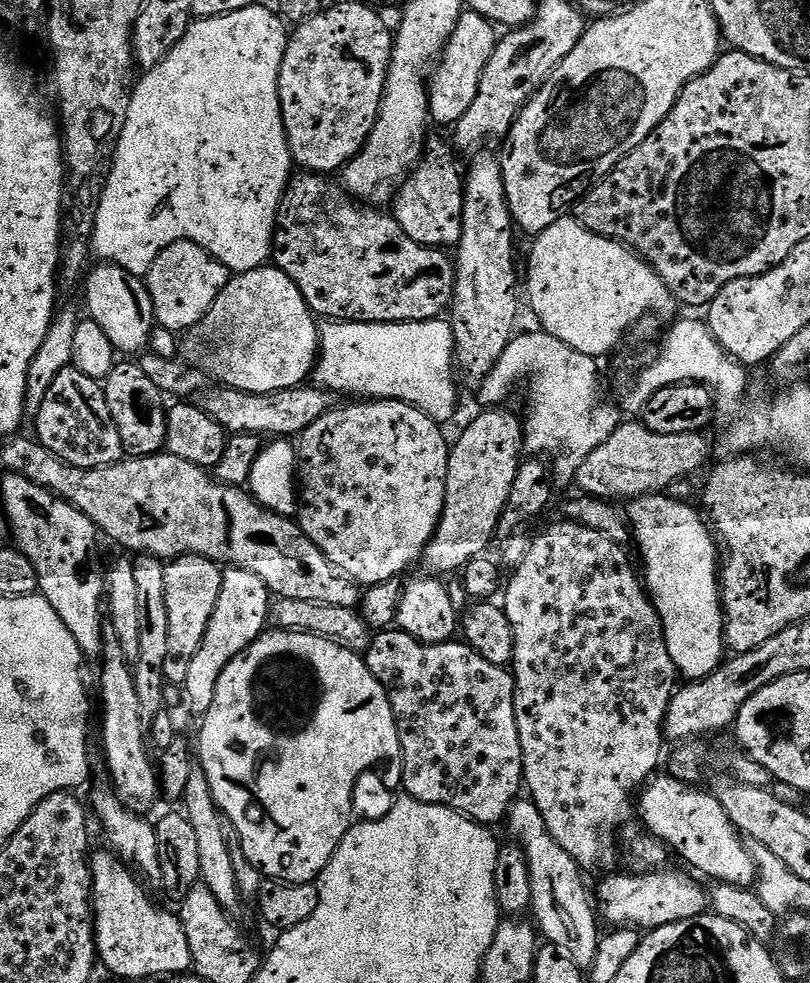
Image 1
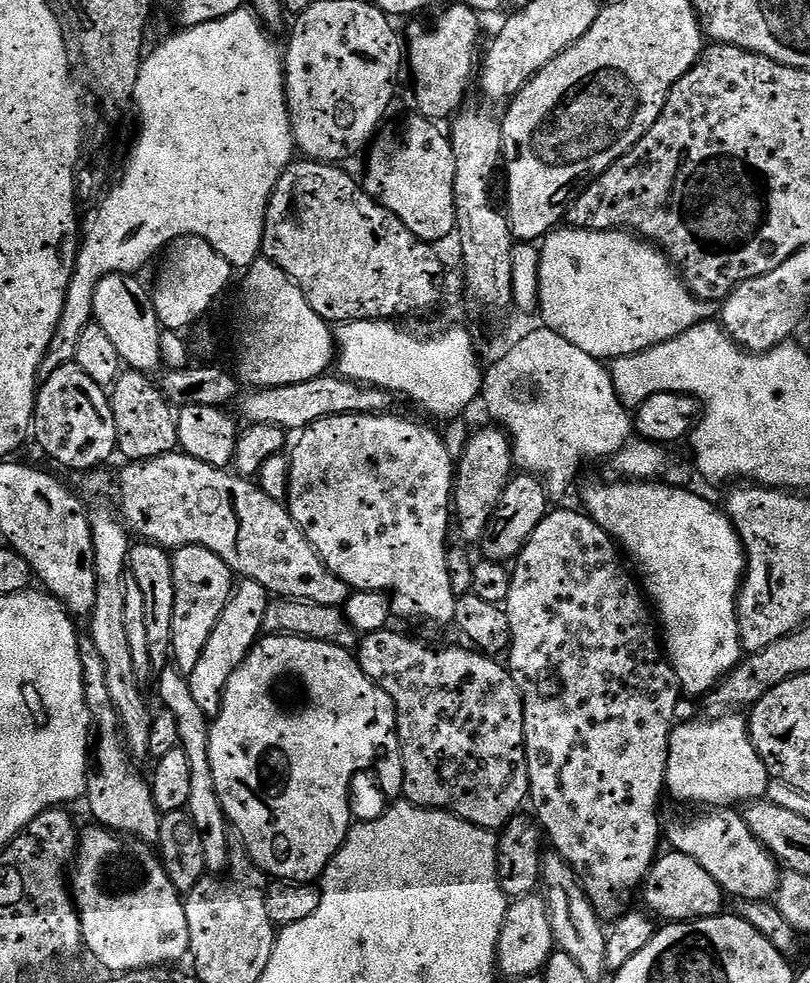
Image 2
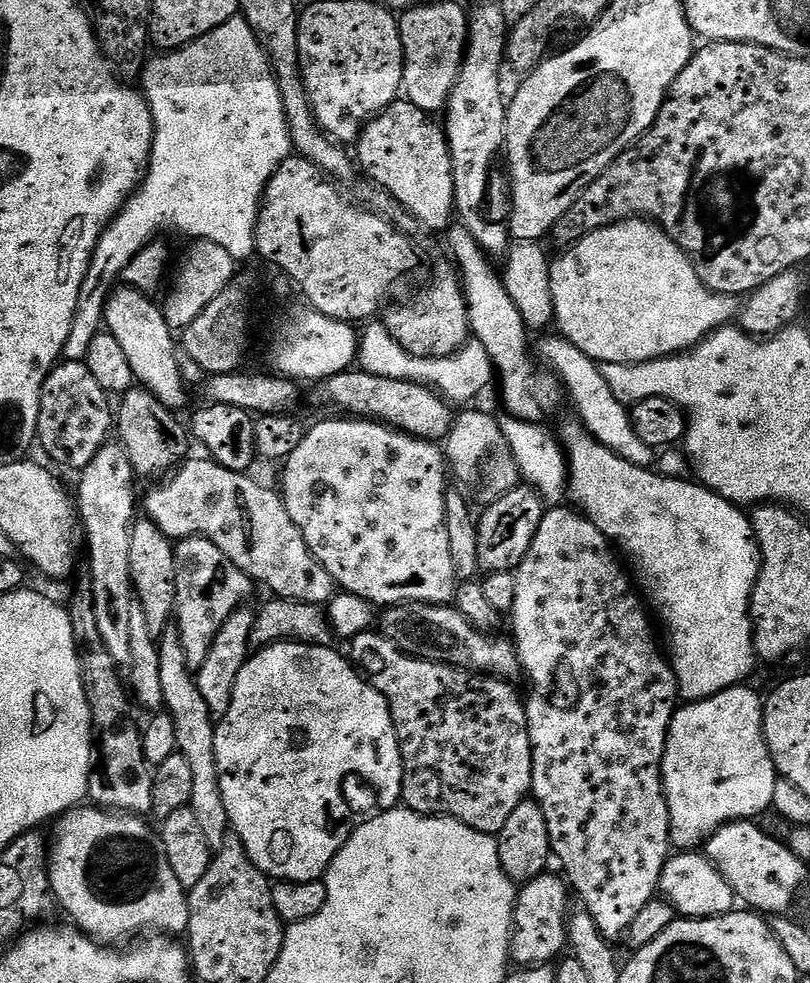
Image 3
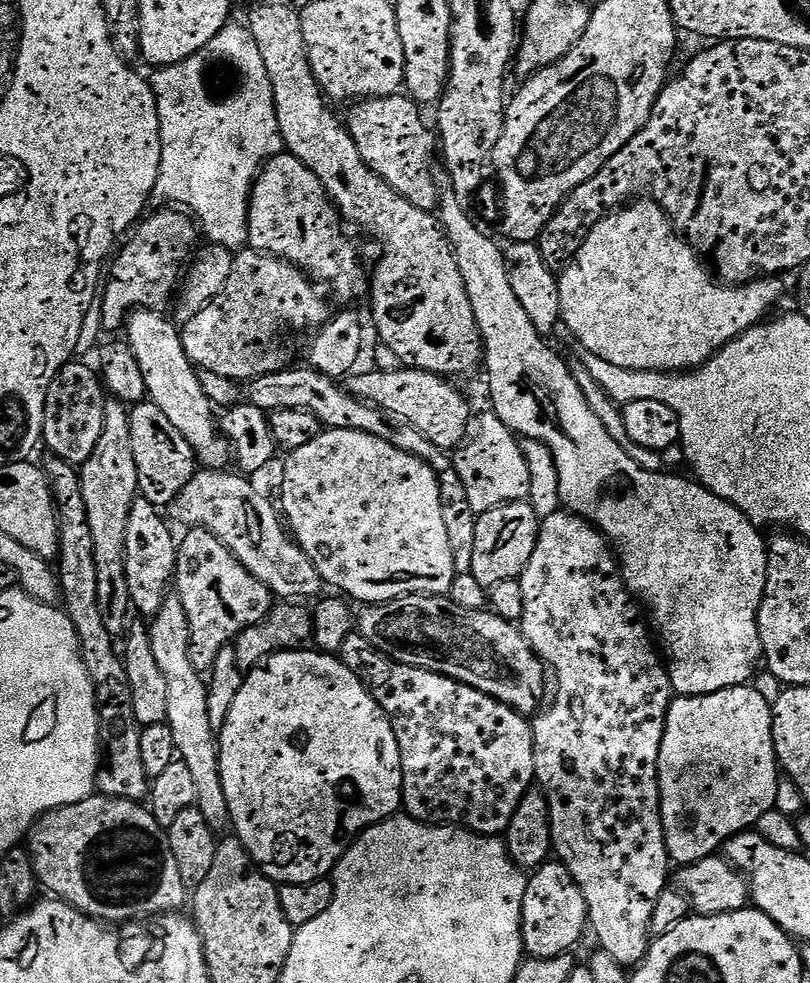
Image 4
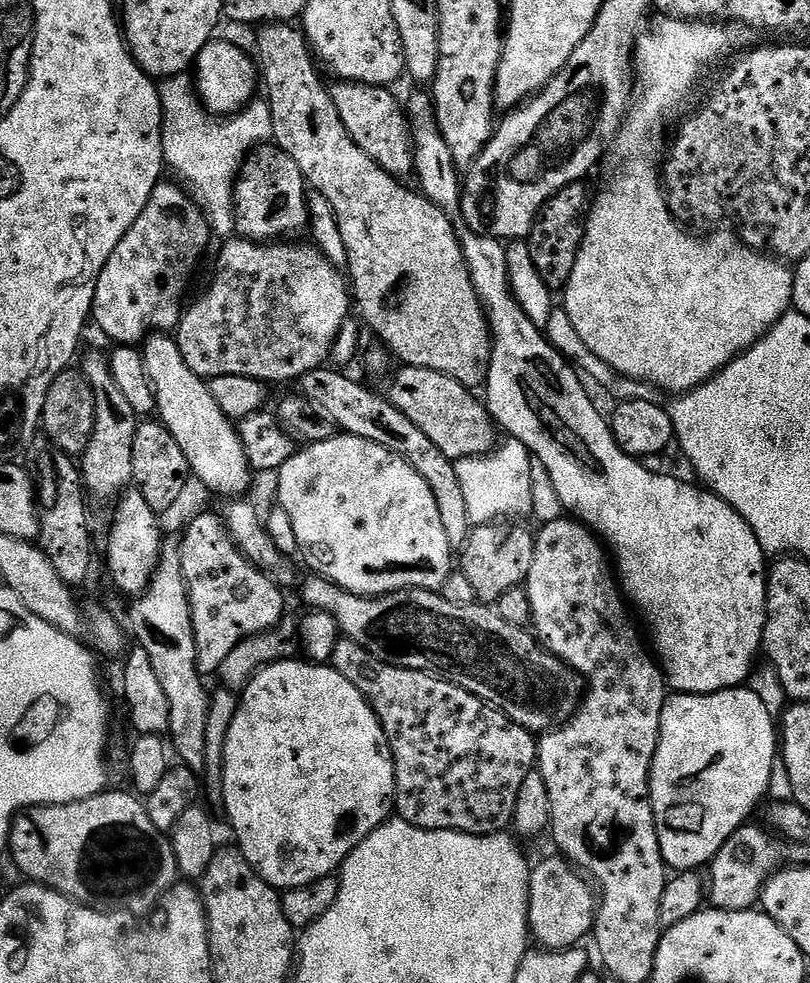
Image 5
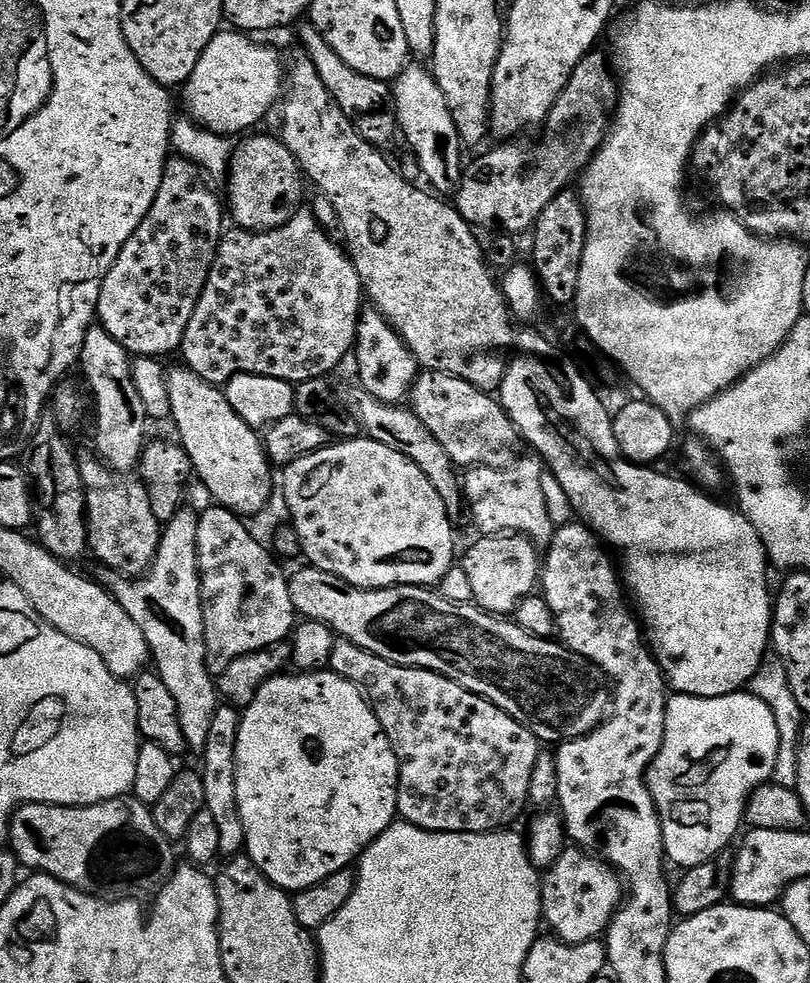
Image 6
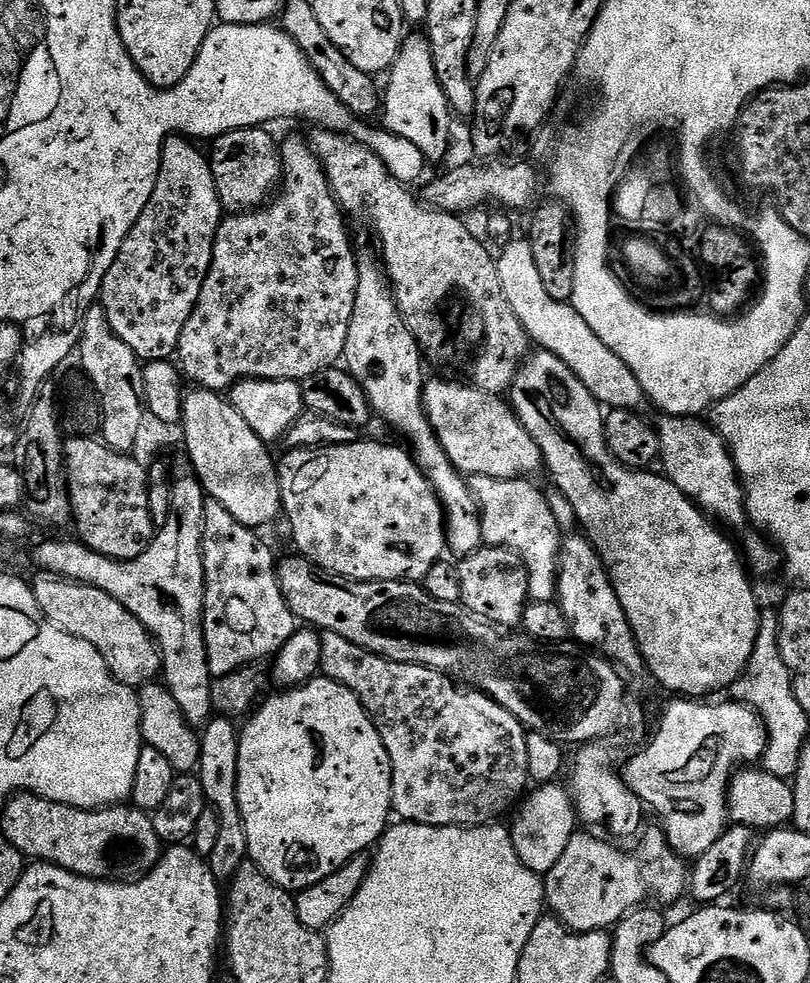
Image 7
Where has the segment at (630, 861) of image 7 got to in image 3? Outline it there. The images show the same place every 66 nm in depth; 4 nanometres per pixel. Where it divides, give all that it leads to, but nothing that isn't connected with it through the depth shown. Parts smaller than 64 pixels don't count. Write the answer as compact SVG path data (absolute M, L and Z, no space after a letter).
M545 874L534 878L519 889L516 897L516 913L512 916L512 942L510 956L520 966L535 966L555 961L568 944L570 888L559 875Z

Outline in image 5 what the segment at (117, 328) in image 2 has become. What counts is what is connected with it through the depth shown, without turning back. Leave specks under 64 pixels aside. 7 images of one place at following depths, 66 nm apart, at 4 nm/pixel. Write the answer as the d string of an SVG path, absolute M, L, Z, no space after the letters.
M168 334L149 335L142 344L144 369L156 393L156 412L162 423L182 446L191 475L212 492L227 498L240 498L252 484L254 473L248 465L246 450L237 425L219 408L209 385L182 358L175 339Z

